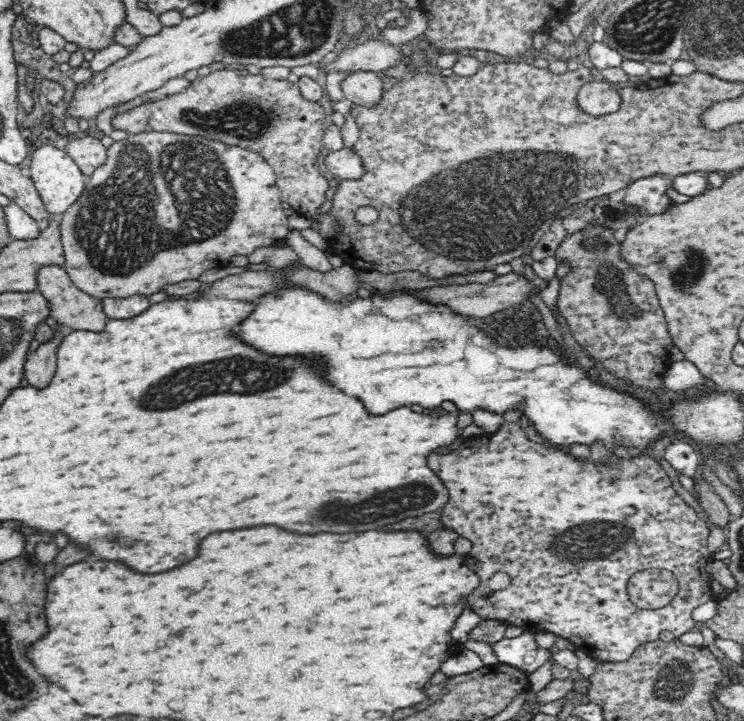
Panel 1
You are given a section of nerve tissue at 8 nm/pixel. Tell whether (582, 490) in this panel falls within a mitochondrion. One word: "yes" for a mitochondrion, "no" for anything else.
no

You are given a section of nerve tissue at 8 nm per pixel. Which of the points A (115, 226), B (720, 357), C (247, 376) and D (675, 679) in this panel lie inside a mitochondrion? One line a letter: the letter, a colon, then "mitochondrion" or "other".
A: mitochondrion
B: other
C: mitochondrion
D: mitochondrion

